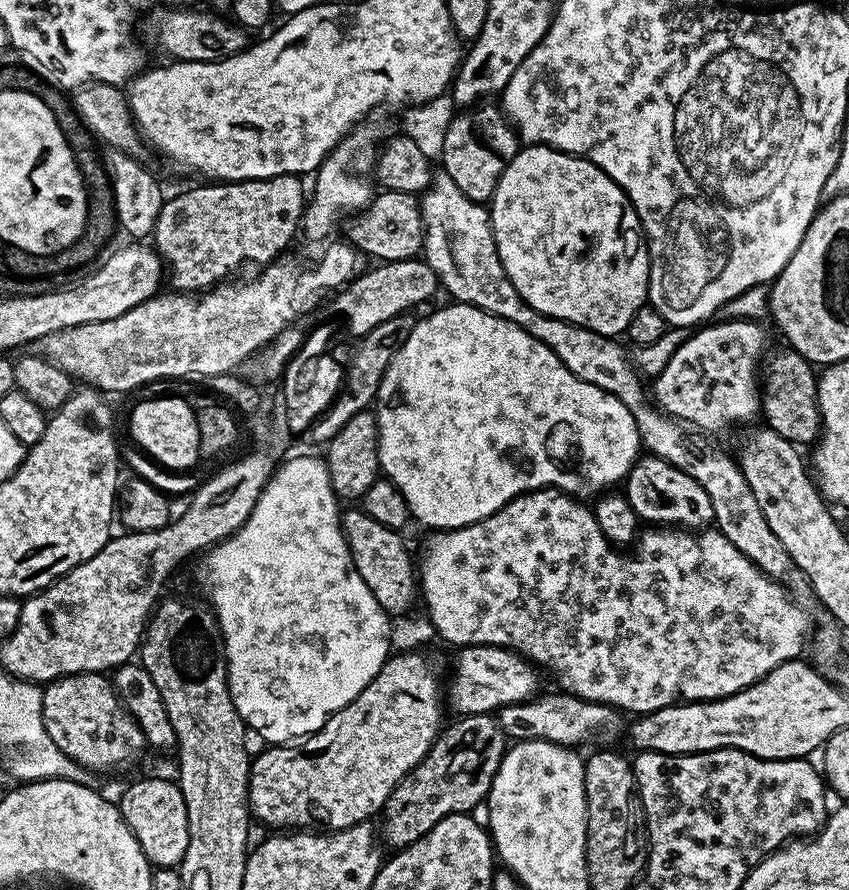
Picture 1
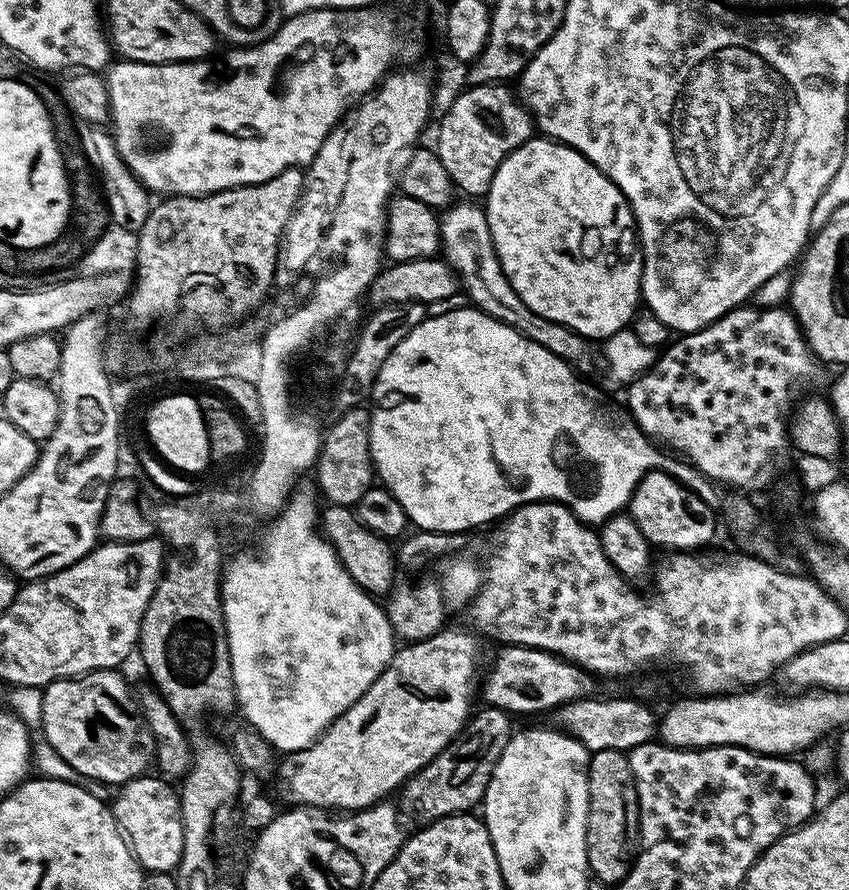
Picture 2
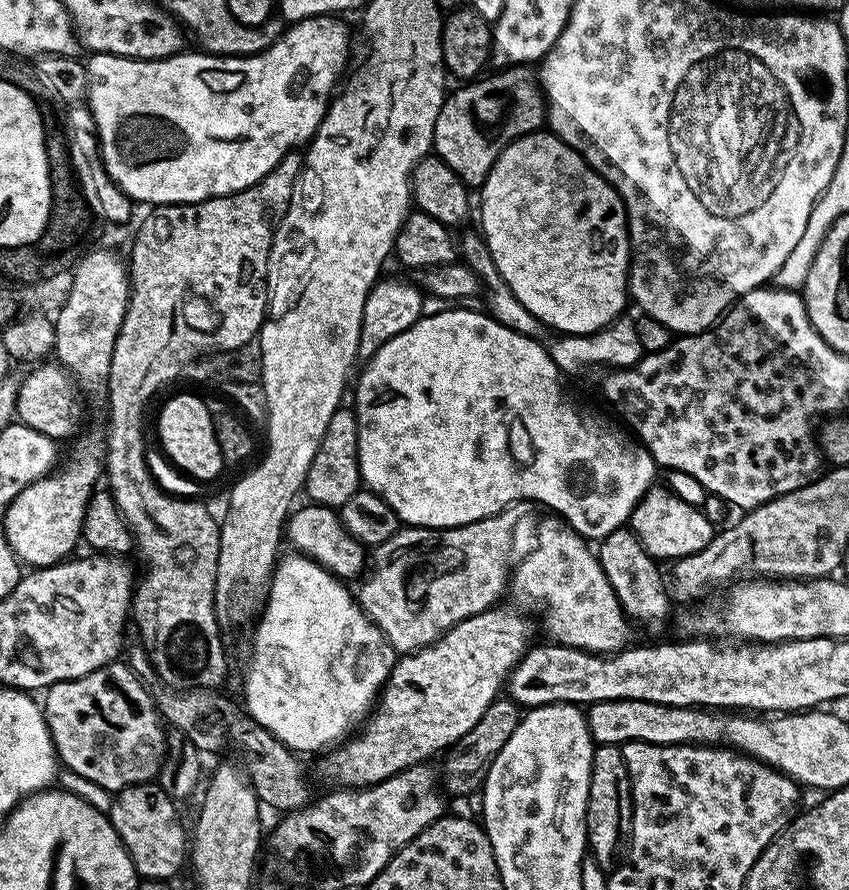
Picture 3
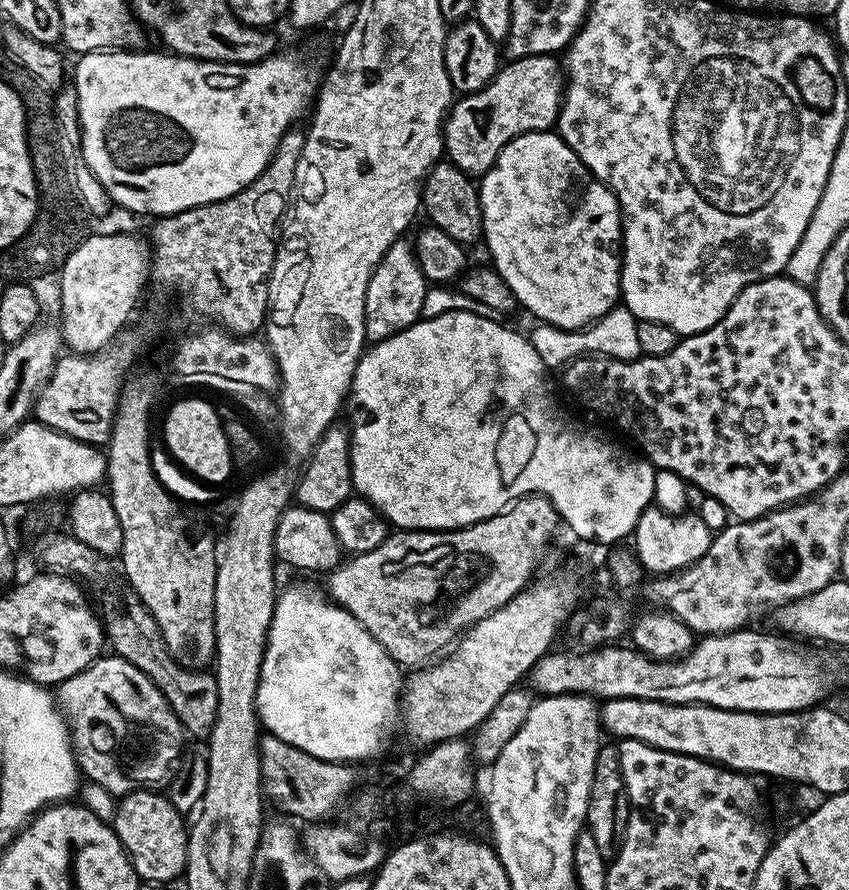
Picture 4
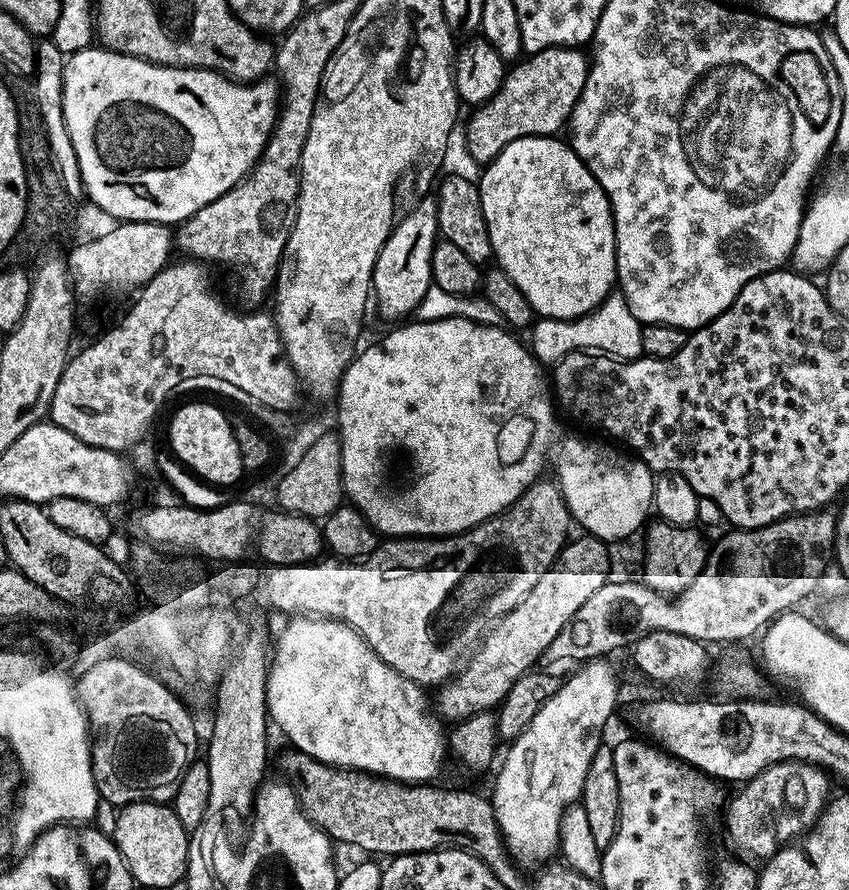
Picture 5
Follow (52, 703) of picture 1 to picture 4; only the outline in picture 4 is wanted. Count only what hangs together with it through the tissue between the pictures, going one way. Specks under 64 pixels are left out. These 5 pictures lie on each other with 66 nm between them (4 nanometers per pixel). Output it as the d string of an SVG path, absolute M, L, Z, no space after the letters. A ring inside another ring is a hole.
M104 654L88 668L62 681L58 691L58 707L64 713L70 729L77 769L83 775L85 772L91 783L102 786L102 790L119 798L130 792L155 789L169 779L173 771L172 763L181 759L180 747L186 741L186 733L158 686L154 686L154 682L150 682L150 678L146 678L138 666L115 654Z

